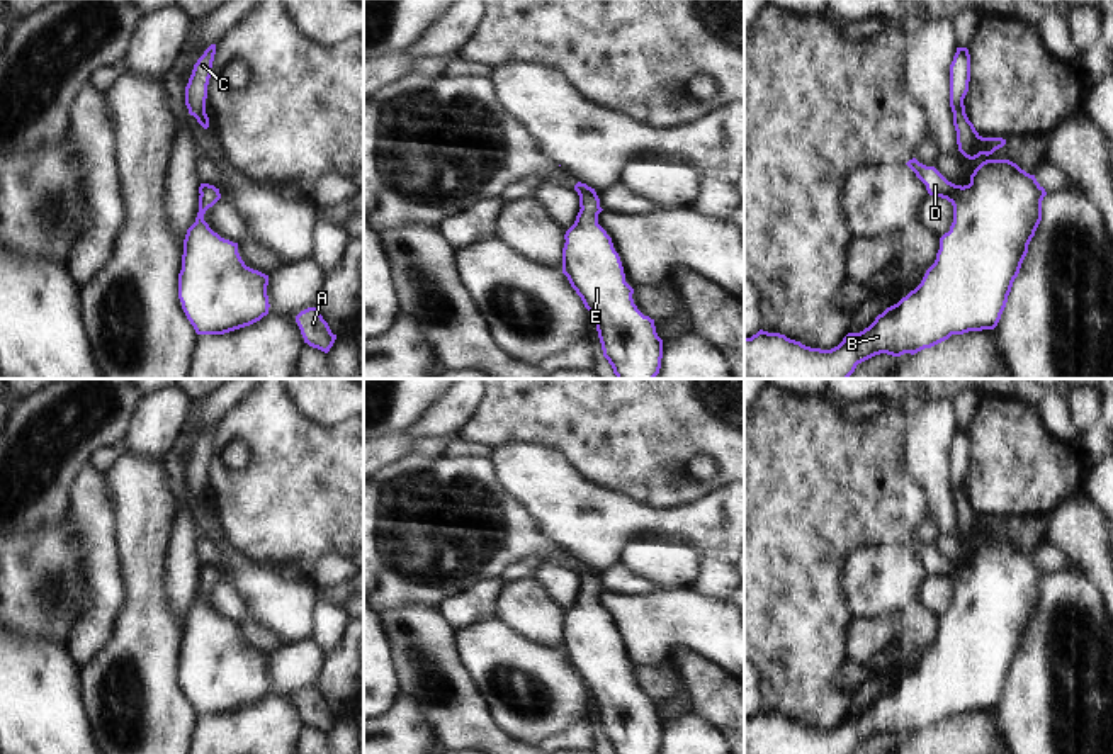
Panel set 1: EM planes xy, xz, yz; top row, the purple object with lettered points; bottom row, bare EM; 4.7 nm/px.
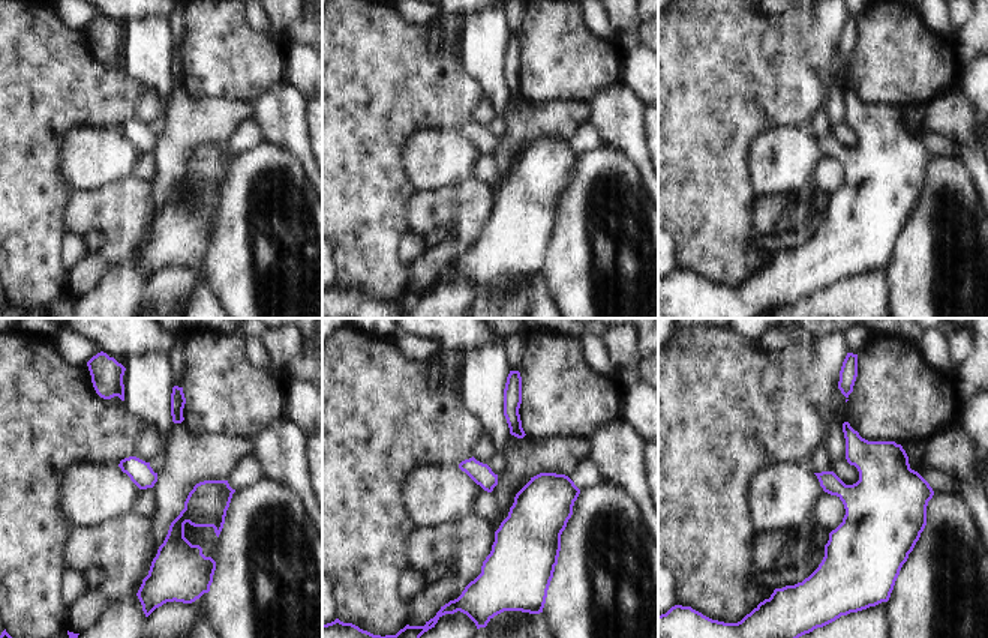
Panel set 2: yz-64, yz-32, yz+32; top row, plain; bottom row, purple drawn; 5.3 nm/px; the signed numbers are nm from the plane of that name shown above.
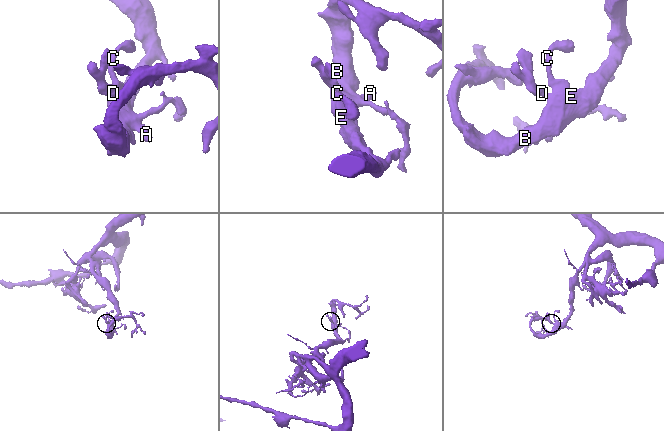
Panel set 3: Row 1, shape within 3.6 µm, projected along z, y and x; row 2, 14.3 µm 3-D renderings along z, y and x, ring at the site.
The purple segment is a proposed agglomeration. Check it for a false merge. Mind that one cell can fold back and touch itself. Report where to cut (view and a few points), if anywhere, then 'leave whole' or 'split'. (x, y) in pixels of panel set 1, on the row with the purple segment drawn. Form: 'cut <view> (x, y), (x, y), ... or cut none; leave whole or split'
cut none; leave whole

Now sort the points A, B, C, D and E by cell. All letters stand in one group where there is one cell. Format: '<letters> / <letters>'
A B C D E

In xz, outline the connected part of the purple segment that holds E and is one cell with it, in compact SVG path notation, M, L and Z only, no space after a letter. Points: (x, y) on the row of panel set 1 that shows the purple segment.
M578 182L579 212L564 234L562 273L593 314L603 357L617 379L654 379L661 369L663 340L656 333L654 319L644 316L634 304L634 289L625 282L624 267L613 248L612 238L598 224L600 199L595 188Z

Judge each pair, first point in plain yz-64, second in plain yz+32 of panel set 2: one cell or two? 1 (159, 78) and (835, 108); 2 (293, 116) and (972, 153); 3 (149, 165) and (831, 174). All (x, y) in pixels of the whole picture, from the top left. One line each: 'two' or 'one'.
1: one
2: one
3: one

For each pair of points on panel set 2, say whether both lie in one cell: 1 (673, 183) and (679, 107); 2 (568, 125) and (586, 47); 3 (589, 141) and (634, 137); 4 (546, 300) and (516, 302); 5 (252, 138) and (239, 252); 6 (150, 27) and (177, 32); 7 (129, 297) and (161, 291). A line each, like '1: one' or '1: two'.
1: one
2: two
3: two
4: two
5: two
6: two
7: two

